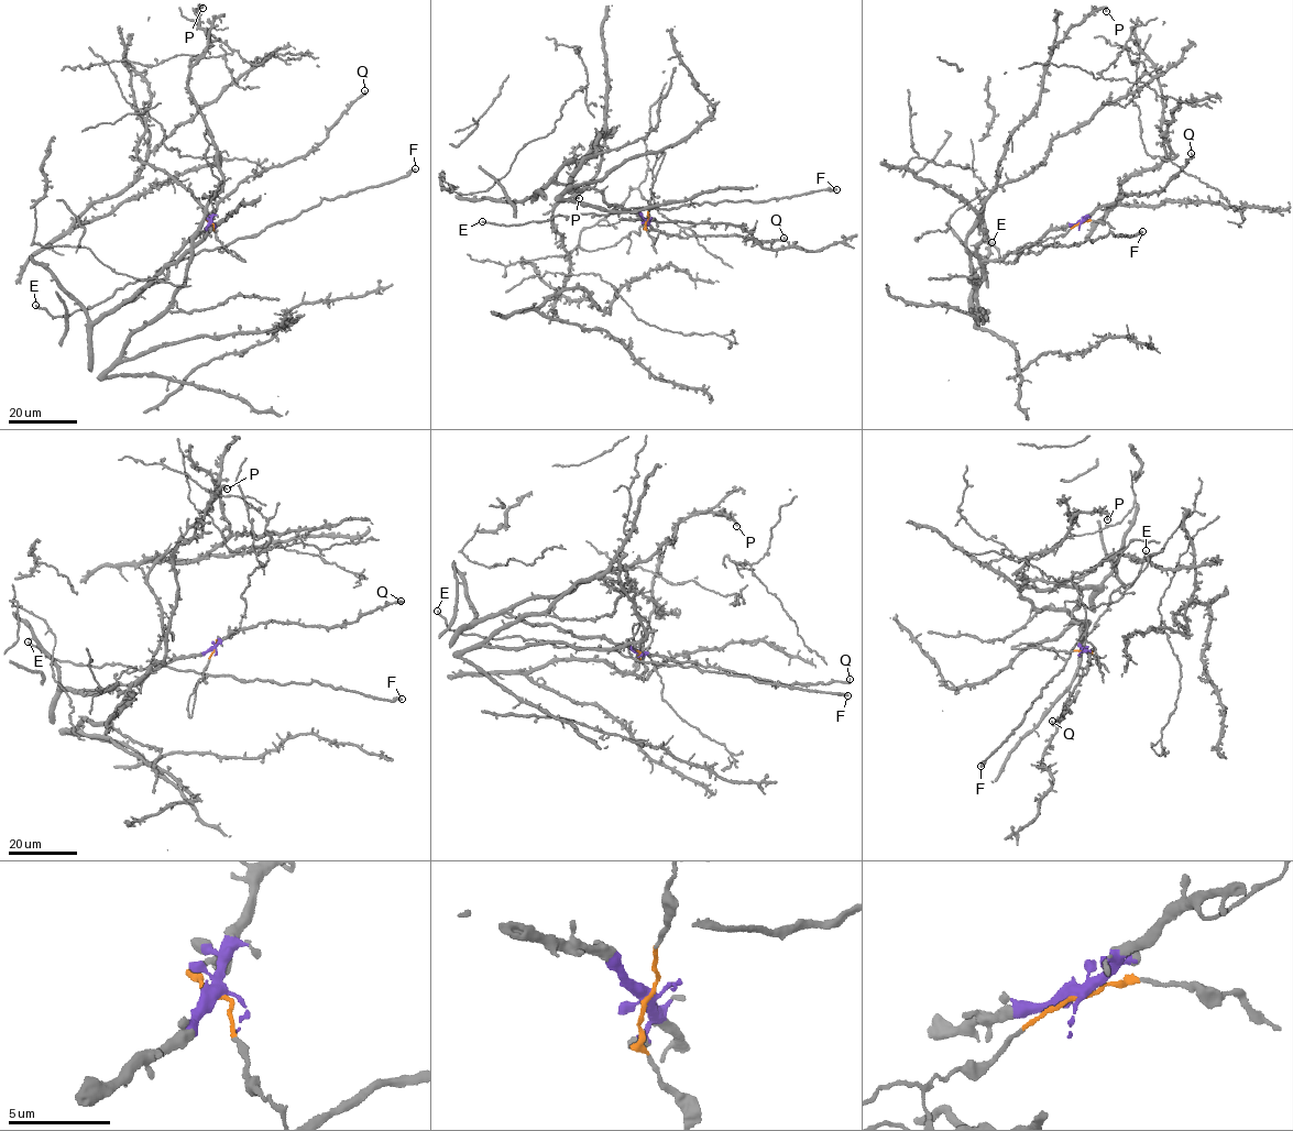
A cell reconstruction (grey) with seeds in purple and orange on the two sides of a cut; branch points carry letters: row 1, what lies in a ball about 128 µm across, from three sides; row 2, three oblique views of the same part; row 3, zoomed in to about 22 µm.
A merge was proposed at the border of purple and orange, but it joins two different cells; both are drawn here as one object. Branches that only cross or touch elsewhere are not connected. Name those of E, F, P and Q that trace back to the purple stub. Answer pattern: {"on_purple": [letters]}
{"on_purple": ["P", "Q"]}

